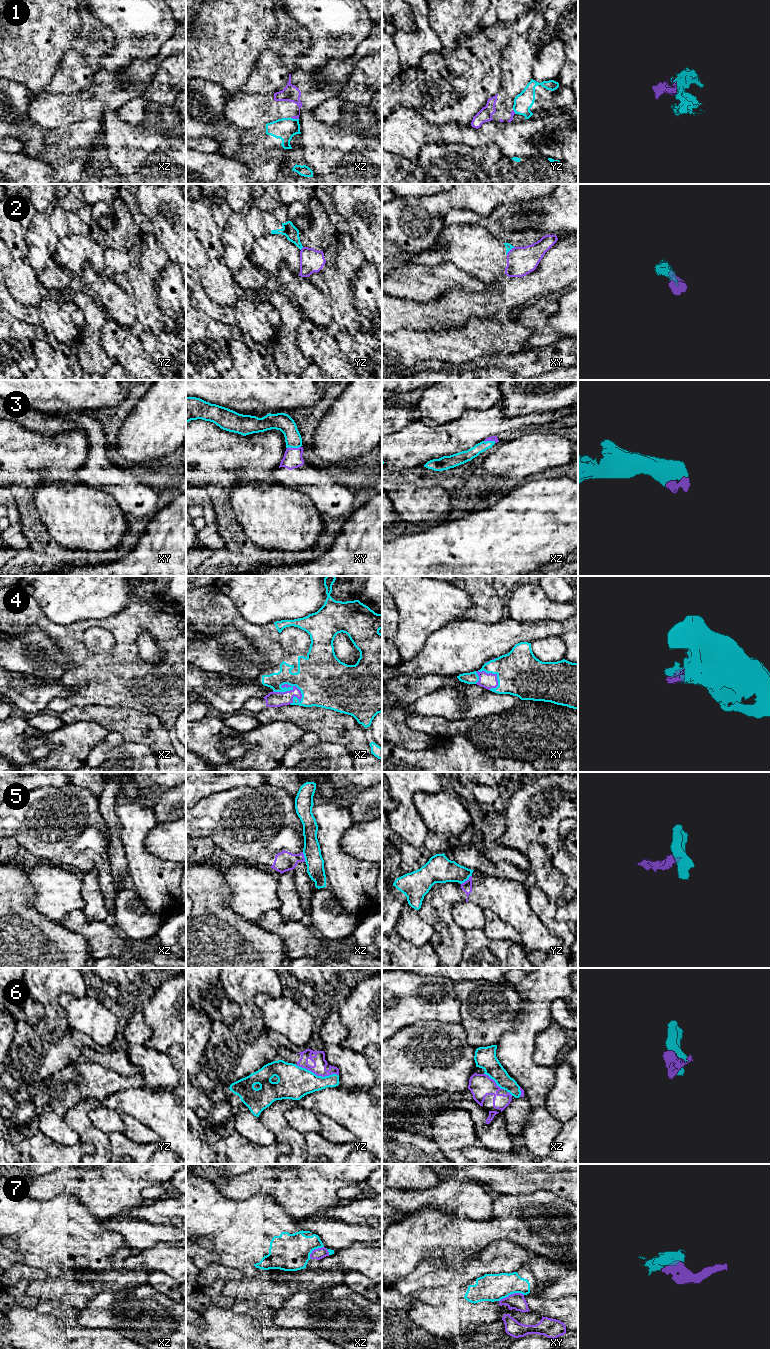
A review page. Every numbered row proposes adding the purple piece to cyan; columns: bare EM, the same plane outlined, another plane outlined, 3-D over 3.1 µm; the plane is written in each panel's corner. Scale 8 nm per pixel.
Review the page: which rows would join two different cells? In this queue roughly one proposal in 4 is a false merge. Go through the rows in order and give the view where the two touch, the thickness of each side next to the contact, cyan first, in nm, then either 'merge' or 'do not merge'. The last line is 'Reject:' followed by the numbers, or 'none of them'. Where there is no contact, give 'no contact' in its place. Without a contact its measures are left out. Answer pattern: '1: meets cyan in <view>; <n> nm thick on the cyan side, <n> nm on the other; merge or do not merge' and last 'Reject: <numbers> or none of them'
1: meets cyan in xz; 170 nm thick on the cyan side, 140 nm on the other; do not merge
2: meets cyan in yz; 110 nm thick on the cyan side, 190 nm on the other; do not merge
3: meets cyan in xy; 140 nm thick on the cyan side, 150 nm on the other; merge
4: meets cyan in xz; 360 nm thick on the cyan side, 130 nm on the other; merge
5: meets cyan in yz; 220 nm thick on the cyan side, 80 nm on the other; do not merge
6: meets cyan in yz; 260 nm thick on the cyan side, 110 nm on the other; do not merge
7: meets cyan in xy; 220 nm thick on the cyan side, 130 nm on the other; do not merge
Reject: 1, 2, 5, 6, 7

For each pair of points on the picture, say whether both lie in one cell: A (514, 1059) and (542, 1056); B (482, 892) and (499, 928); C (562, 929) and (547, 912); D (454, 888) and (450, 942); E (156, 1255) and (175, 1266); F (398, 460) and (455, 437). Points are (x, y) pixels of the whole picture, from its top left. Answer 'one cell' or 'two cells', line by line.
A: two cells
B: two cells
C: one cell
D: one cell
E: one cell
F: one cell

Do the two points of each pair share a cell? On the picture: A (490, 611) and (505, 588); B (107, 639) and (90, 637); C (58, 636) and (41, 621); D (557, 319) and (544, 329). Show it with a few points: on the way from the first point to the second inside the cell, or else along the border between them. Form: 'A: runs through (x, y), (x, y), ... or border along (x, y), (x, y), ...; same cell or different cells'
A: border along (493, 586), (501, 599); different cells
B: runs through (103, 639), (99, 636), (94, 637); same cell
C: runs through (54, 632), (45, 624); same cell
D: border along (558, 303), (547, 319), (553, 330); different cells

